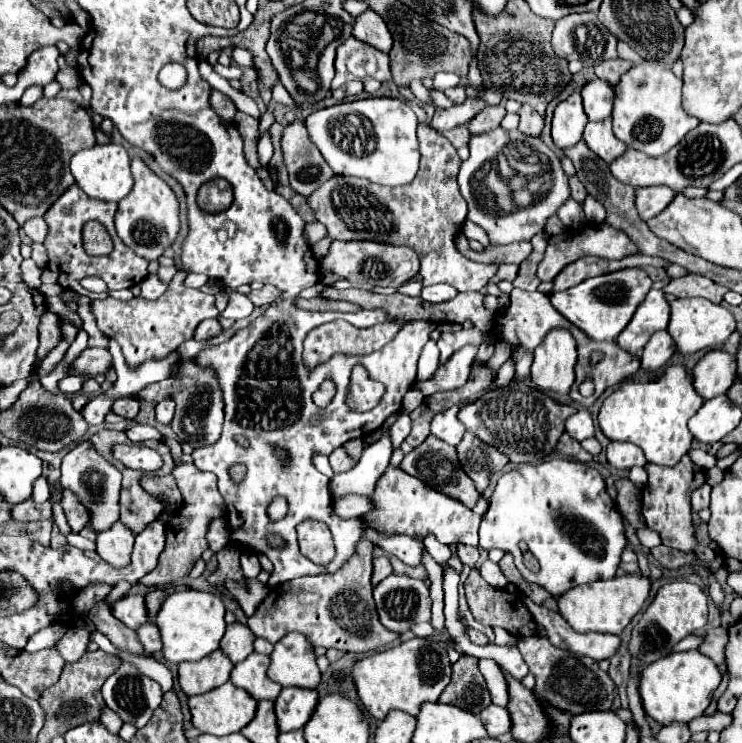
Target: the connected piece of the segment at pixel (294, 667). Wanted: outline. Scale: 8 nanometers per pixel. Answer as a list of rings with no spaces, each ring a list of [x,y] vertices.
[[[298,632],[288,634],[274,646],[268,678],[280,686],[316,688],[320,684],[320,670],[316,664],[314,646]]]

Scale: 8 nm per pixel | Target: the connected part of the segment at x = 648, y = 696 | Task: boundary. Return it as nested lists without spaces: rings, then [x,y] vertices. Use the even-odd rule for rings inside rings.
[[[698,650],[668,654],[654,664],[648,664],[640,680],[640,696],[646,710],[646,716],[660,722],[690,722],[696,716],[702,716],[710,706],[714,690],[720,686],[722,674],[718,666]]]

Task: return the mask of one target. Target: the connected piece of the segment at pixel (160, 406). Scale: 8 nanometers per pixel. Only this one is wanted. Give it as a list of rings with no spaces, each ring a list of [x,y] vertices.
[[[166,398],[156,404],[156,420],[158,422],[169,425],[172,422],[172,416],[174,416],[174,400],[172,398]]]

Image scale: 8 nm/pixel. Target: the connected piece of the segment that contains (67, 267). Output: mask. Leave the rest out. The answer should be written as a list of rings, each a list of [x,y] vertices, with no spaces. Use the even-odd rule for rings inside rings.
[[[72,184],[56,204],[52,204],[52,208],[44,214],[44,220],[48,222],[48,236],[44,246],[48,248],[48,268],[52,272],[58,272],[58,284],[66,290],[78,292],[82,296],[88,296],[90,300],[96,298],[104,298],[106,294],[94,294],[88,292],[80,286],[80,280],[86,276],[98,276],[102,278],[110,290],[122,290],[122,288],[132,288],[136,284],[140,284],[146,276],[148,276],[148,260],[136,256],[128,246],[124,246],[124,242],[118,238],[116,230],[114,230],[114,214],[116,214],[116,204],[110,202],[100,202],[94,200],[90,196],[86,196],[76,184]],[[88,220],[98,220],[106,226],[106,230],[110,232],[112,240],[114,240],[114,250],[106,256],[88,256],[82,248],[82,226]]]

